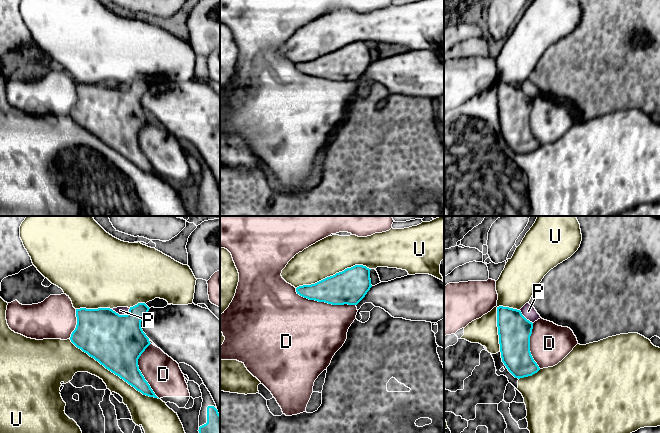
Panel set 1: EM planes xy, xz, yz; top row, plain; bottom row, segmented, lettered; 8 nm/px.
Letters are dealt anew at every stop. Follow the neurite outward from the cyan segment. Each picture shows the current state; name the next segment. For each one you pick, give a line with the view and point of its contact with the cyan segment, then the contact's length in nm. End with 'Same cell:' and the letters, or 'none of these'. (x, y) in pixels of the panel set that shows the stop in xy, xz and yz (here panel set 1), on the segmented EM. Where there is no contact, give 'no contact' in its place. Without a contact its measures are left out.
D: contact xz (324, 301); length 500 nm
Same cell: D

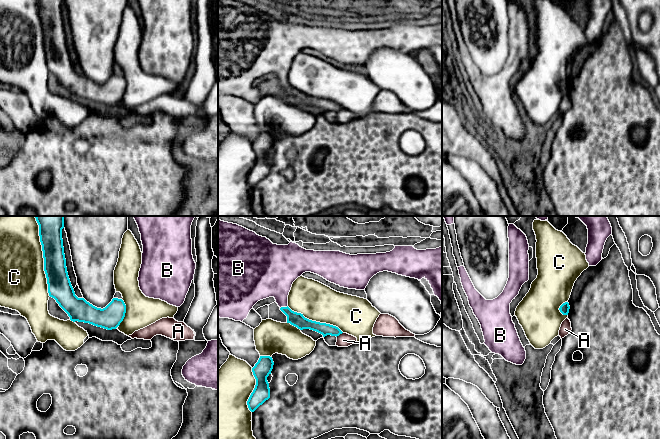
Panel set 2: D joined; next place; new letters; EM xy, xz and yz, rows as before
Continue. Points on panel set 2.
Same cell: none of these

